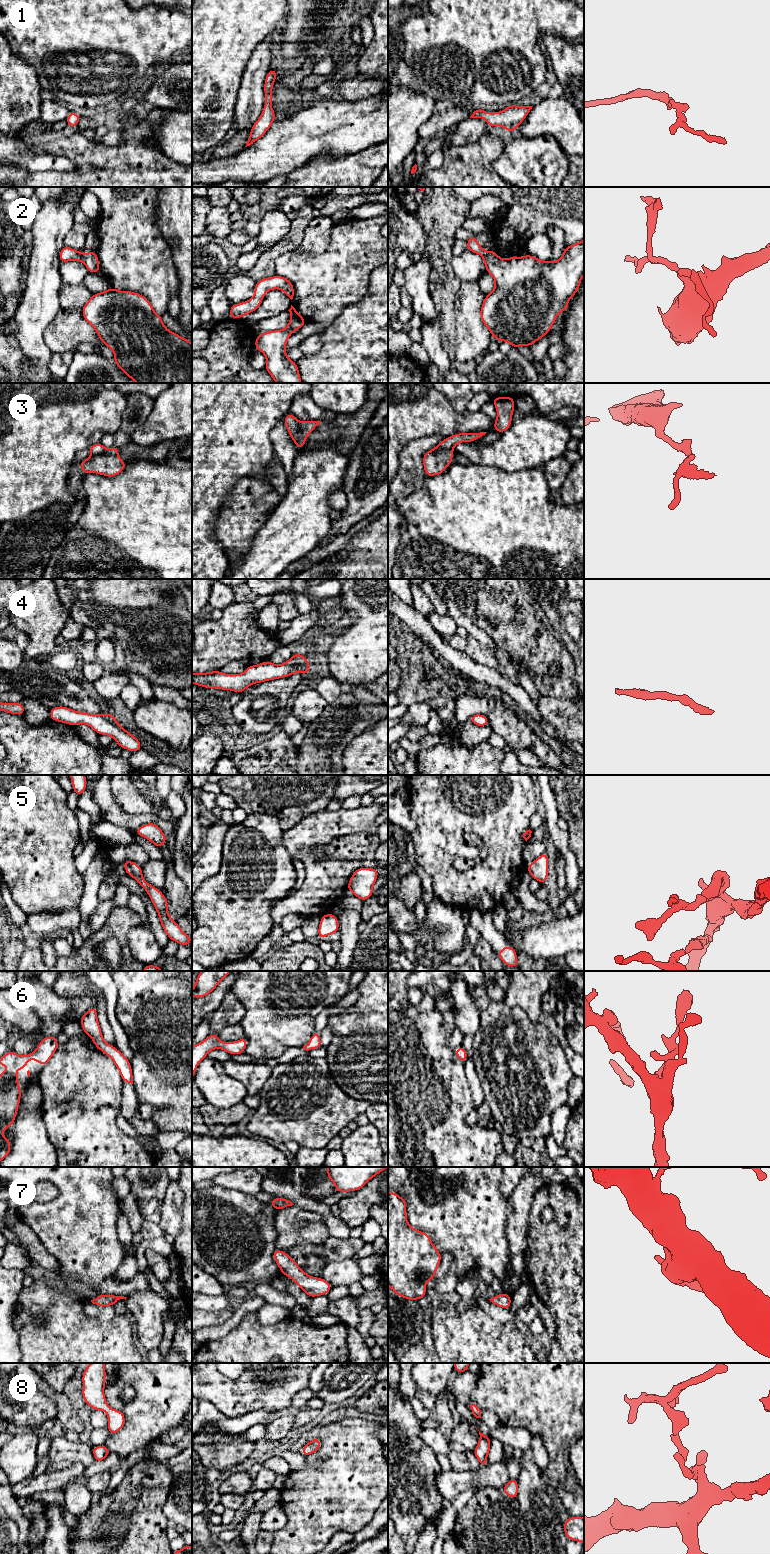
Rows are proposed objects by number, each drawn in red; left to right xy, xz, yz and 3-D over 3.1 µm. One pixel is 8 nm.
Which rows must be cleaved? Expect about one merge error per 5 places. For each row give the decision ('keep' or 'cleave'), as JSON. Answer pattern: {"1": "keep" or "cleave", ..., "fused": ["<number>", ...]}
{"1": "keep", "2": "keep", "3": "cleave", "4": "keep", "5": "keep", "6": "keep", "7": "keep", "8": "keep", "fused": ["3"]}

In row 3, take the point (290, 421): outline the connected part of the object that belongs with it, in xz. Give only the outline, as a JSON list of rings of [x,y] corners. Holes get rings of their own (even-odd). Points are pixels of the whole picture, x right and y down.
[[[290,412],[284,419],[284,424],[286,425],[286,429],[289,432],[291,439],[296,441],[299,437],[299,428],[297,426],[298,420],[296,417]]]

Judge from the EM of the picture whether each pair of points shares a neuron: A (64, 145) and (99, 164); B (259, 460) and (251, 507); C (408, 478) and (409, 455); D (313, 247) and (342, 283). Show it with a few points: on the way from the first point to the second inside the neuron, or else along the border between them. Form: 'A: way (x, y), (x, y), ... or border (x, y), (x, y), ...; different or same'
A: way (73, 147), (76, 147), (90, 158); same
B: border (270, 484), (250, 477), (242, 477), (234, 486); different
C: way (409, 472), (409, 461); same
D: border (330, 233), (324, 251), (294, 253); different

